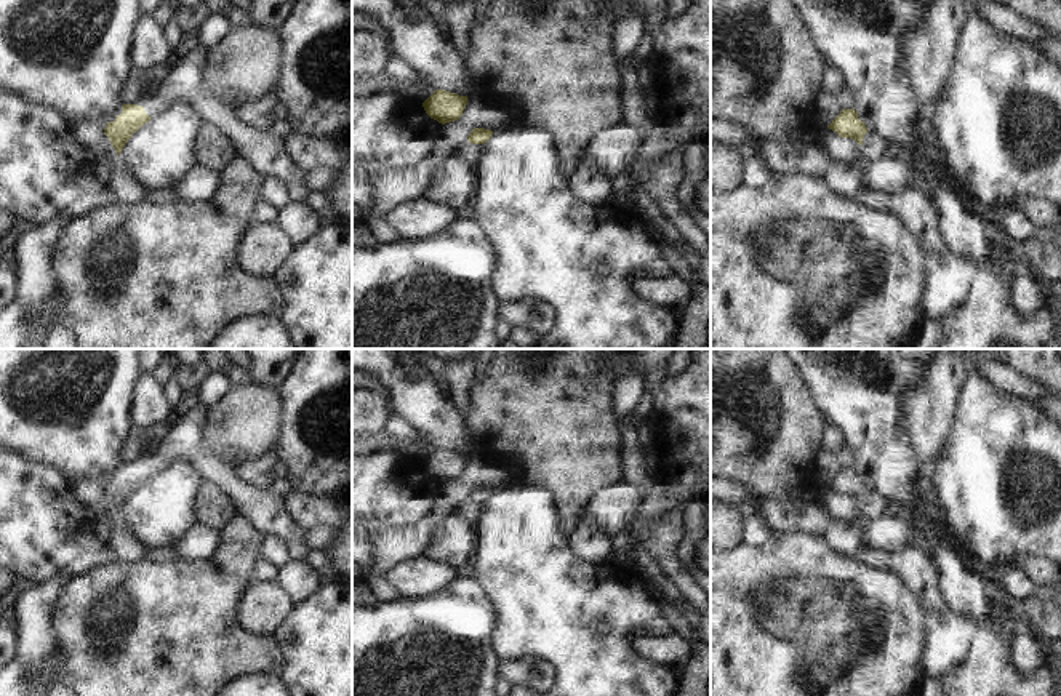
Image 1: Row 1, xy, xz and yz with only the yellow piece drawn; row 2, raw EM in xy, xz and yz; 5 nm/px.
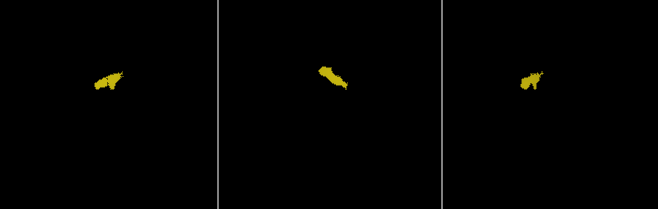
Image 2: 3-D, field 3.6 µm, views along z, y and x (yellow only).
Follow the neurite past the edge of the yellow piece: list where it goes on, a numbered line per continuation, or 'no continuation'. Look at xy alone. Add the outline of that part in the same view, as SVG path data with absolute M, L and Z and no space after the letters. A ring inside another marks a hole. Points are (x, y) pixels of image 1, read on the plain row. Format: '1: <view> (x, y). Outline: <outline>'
1: xy (181, 440). Outline: M198 403L182 418L174 418L162 432L155 450L147 456L136 459L146 472L154 477L168 472L178 464L189 464L198 454L214 454L216 450L200 432L198 419L206 408Z

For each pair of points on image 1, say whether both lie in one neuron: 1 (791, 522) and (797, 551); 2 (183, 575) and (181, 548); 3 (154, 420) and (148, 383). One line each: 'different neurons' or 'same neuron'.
1: different neurons
2: different neurons
3: same neuron

